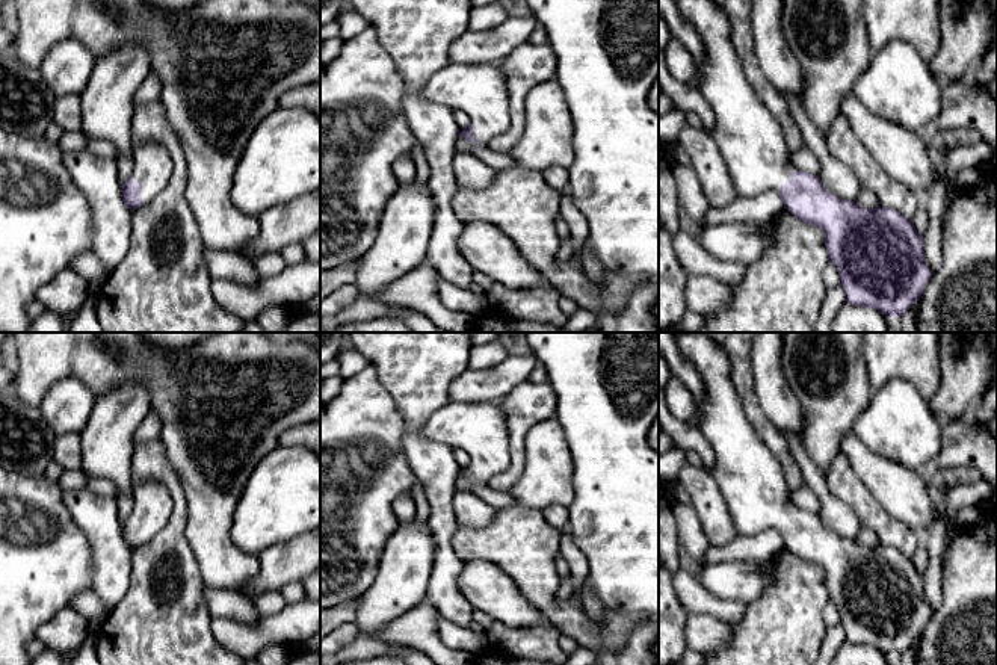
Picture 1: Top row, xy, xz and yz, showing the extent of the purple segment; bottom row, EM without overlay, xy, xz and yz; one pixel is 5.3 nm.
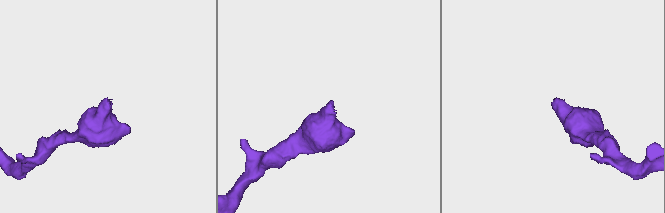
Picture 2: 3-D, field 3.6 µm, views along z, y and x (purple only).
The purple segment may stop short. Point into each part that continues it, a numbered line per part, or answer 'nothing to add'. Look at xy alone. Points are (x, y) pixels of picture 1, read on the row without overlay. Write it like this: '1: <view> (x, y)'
1: xy (153, 505)

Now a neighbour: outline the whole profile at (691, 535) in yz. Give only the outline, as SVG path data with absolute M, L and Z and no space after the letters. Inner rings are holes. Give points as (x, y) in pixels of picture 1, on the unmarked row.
M678 479L668 481L668 491L672 499L672 514L678 529L678 543L689 552L693 561L702 562L710 546L702 530L689 493Z

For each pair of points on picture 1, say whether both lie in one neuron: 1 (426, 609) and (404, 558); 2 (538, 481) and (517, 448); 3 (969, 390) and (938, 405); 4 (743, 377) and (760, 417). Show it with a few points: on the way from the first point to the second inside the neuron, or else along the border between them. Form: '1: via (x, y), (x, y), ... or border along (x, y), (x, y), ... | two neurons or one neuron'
1: border along (425, 597), (393, 620) | two neurons
2: border along (533, 425), (524, 440), (524, 470), (508, 491) | two neurons
3: via (961, 390), (946, 402) | one neuron
4: via (743, 387), (751, 407) | one neuron

